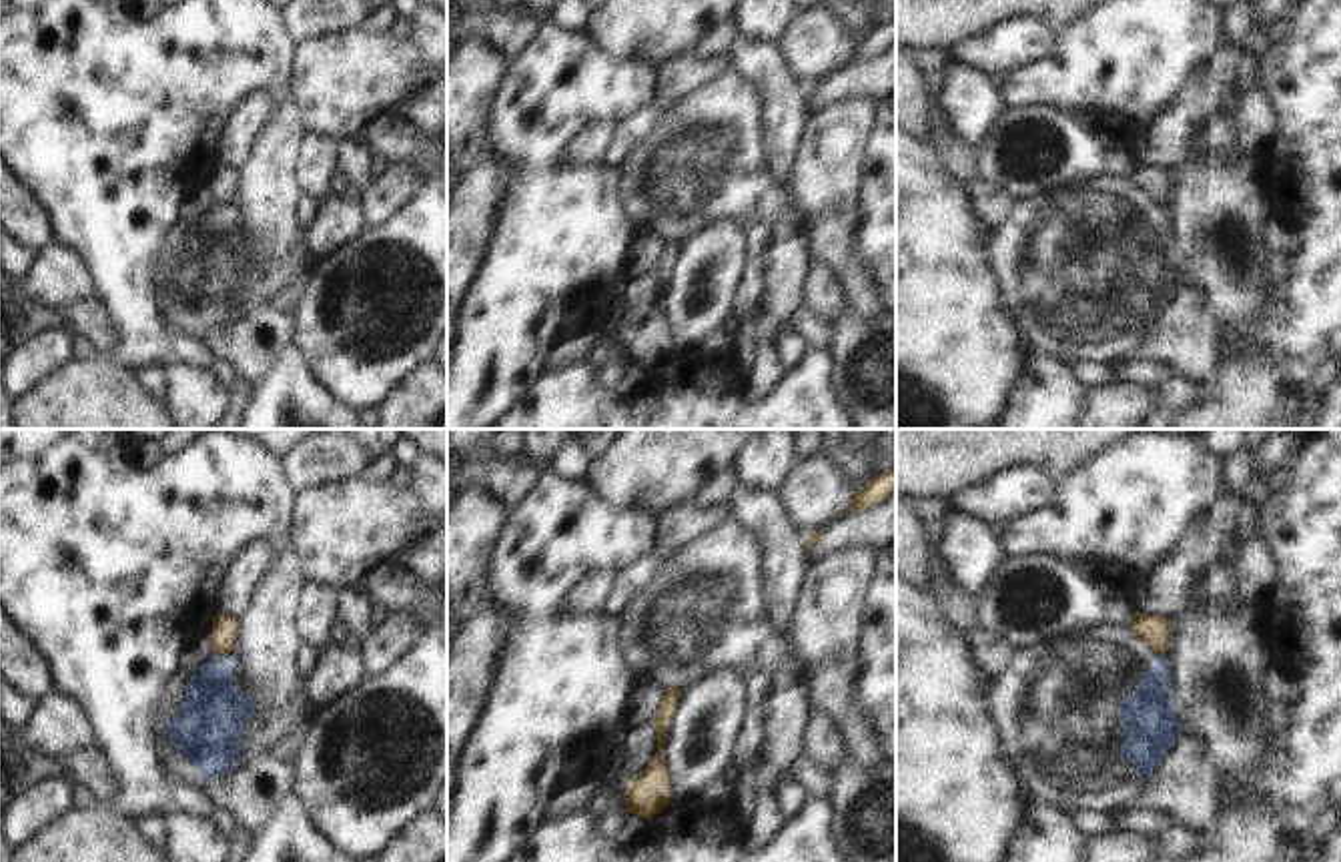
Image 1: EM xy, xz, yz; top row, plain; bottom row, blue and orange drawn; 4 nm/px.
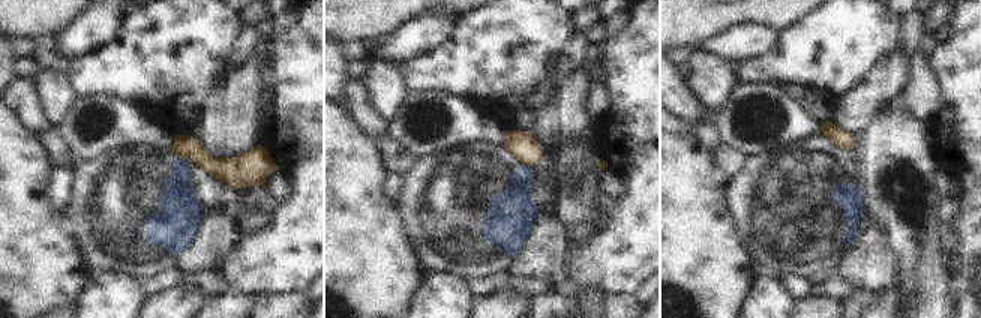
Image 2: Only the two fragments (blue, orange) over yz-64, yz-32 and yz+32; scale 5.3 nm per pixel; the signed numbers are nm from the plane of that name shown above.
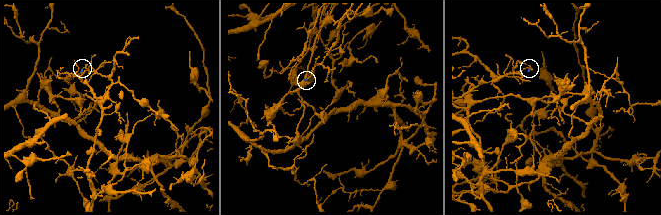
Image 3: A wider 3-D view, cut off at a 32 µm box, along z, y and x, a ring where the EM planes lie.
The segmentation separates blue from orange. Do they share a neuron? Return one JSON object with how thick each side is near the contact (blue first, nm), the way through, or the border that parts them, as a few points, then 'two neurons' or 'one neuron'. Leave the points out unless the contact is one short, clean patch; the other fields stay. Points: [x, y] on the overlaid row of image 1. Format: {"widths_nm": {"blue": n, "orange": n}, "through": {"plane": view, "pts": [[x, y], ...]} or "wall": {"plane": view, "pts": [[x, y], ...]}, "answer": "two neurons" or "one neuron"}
{"widths_nm": {"blue": 200, "orange": 110}, "wall": {"plane": "yz", "pts": [[1157, 652], [1163, 656]]}, "answer": "two neurons"}

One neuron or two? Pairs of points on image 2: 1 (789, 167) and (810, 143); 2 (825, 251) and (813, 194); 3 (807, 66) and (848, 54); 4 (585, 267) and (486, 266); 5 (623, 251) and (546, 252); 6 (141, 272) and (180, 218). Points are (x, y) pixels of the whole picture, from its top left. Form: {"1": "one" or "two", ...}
{"1": "one", "2": "one", "3": "one", "4": "two", "5": "one", "6": "one"}

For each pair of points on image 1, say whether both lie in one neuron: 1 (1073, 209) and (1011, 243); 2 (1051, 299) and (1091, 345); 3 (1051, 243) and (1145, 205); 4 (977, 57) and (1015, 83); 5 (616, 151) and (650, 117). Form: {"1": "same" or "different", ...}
{"1": "same", "2": "same", "3": "same", "4": "different", "5": "same"}

